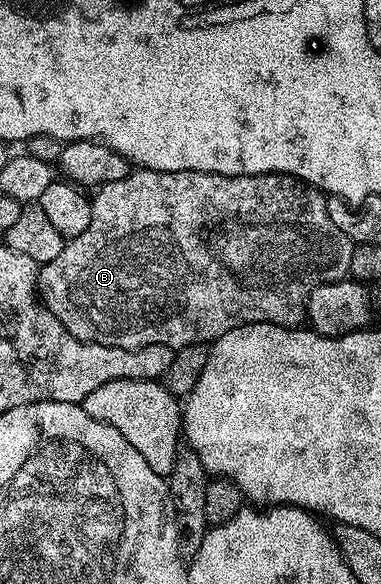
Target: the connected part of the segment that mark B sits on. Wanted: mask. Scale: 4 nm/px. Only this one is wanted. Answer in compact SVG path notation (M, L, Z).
M143 169L133 170L122 181L110 181L105 187L99 188L91 196L92 216L90 225L83 233L78 233L78 237L67 240L58 257L54 261L43 264L38 271L38 294L50 313L58 317L58 321L64 328L71 333L74 338L83 343L97 343L98 345L110 345L111 347L121 347L122 349L134 349L135 347L145 347L146 345L166 345L173 349L190 346L192 344L211 344L213 341L220 339L222 333L226 333L235 327L245 327L247 323L277 323L280 327L299 328L306 319L306 308L308 306L308 294L314 288L323 283L336 283L339 279L349 278L352 270L352 249L353 241L330 221L328 212L328 199L325 192L319 187L313 187L311 183L304 182L303 179L293 179L291 175L211 175L205 171L145 171Z

